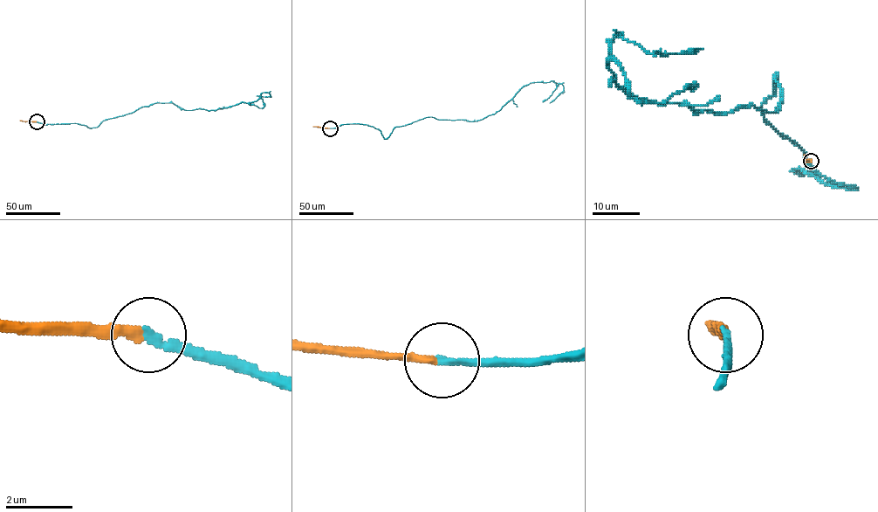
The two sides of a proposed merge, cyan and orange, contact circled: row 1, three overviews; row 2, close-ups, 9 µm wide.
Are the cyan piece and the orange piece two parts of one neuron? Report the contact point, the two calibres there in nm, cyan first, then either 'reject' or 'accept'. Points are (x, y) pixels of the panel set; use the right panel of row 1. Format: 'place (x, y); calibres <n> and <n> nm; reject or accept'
place (811, 161); calibres 240 and 260 nm; accept

